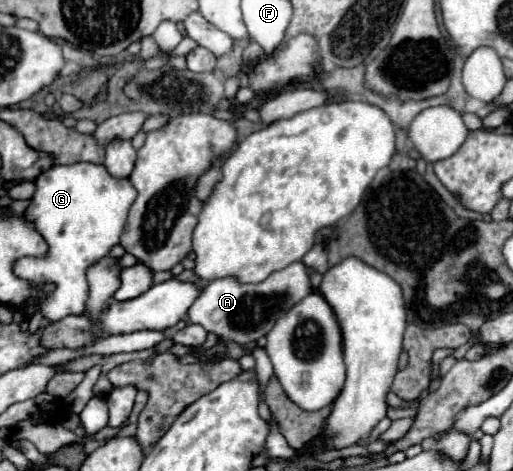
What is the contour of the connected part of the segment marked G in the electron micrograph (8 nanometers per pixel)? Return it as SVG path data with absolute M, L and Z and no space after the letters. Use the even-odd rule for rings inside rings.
M72 163L72 165L54 165L50 171L44 171L36 179L36 193L32 197L32 203L26 209L26 217L36 225L40 235L48 241L48 255L32 259L24 257L16 263L16 275L22 279L32 281L34 285L44 285L44 283L56 283L56 291L52 291L44 303L42 303L42 315L48 321L54 319L64 319L66 315L80 315L84 313L84 303L88 295L86 287L86 267L90 263L96 263L102 259L114 245L120 243L120 235L124 233L126 219L130 205L136 199L136 189L130 183L130 179L118 179L112 177L104 165L96 163Z

